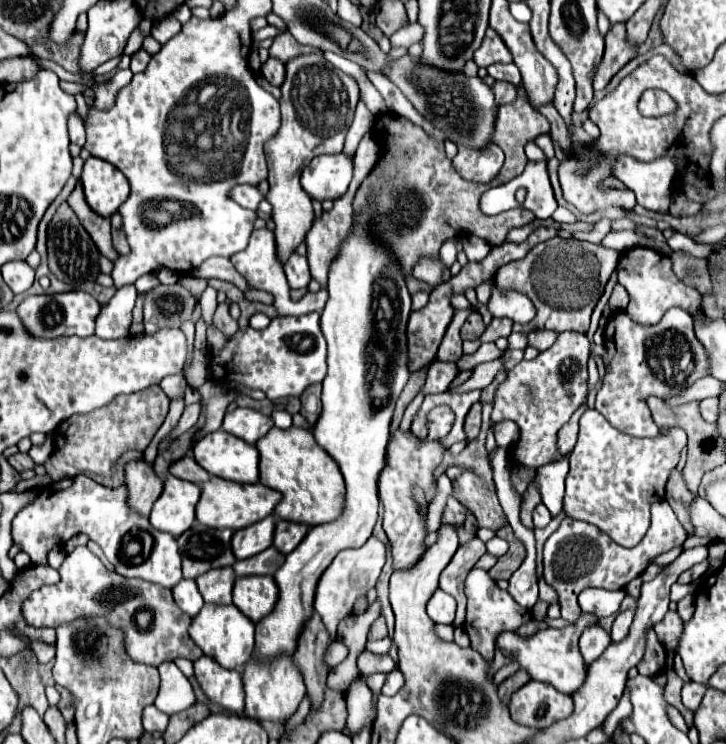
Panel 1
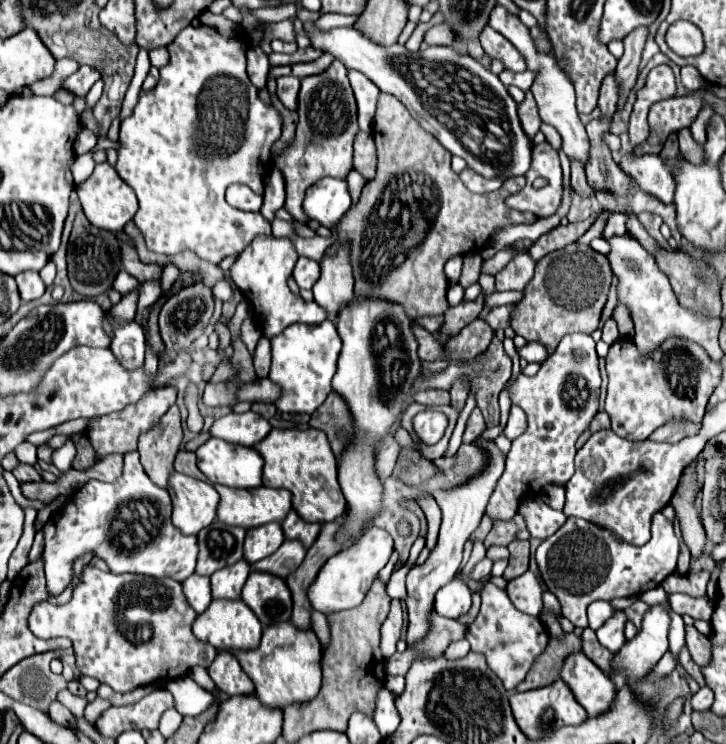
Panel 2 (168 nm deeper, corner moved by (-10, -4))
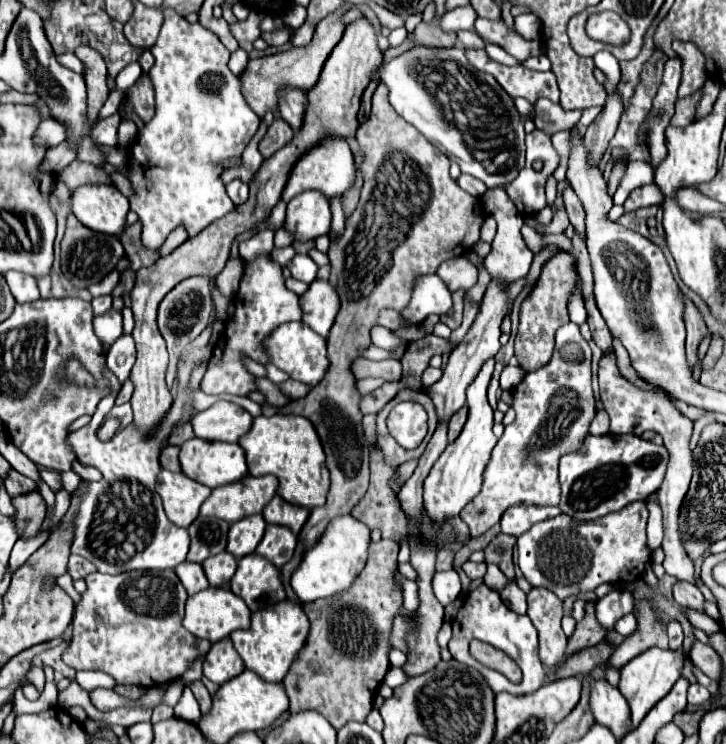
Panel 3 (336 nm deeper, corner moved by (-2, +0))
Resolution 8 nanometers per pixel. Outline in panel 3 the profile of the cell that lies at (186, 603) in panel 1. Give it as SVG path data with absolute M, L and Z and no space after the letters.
M184 560L182 564L176 566L176 574L180 578L180 582L184 584L184 588L188 590L188 594L196 594L200 590L206 590L208 588L208 580L204 576L204 570L202 570L202 564L198 562L188 562Z

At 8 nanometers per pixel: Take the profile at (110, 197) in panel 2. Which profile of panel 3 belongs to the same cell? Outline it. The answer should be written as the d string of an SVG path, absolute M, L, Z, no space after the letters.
M86 184L72 192L72 212L84 226L102 234L120 236L128 210L128 198L110 184Z

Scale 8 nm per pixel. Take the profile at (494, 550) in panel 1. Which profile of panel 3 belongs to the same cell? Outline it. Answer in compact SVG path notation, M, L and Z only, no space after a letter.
M488 564L488 572L484 576L484 584L488 584L490 588L494 588L496 592L500 592L504 586L510 584L510 580L500 572L500 568L496 564Z

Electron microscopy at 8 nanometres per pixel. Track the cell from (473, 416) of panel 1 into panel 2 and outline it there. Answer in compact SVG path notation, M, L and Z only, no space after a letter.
M474 408L470 418L468 418L468 424L466 424L466 432L464 432L464 444L468 442L474 442L482 432L486 430L486 422L484 422L484 416L480 412L480 408Z

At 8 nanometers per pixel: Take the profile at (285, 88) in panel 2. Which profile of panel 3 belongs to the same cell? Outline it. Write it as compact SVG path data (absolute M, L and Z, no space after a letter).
M288 88L288 92L280 92L280 116L290 124L294 132L300 130L306 110L306 94L296 88Z

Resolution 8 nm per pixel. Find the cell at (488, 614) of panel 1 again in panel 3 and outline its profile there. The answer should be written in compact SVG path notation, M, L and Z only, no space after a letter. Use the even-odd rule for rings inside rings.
M480 584L472 594L468 594L468 596L464 598L464 604L462 604L460 612L458 612L456 618L452 620L452 640L450 640L450 644L448 644L448 650L450 650L450 654L452 654L458 662L462 662L462 664L466 664L466 666L470 666L470 668L476 668L476 670L484 676L486 684L488 684L496 694L498 694L498 692L512 692L514 696L532 694L532 692L536 692L536 690L544 684L544 680L546 680L546 670L542 668L540 658L536 656L536 652L538 652L538 634L536 634L534 624L530 622L528 616L520 616L520 614L508 610L506 604L500 600L500 594L498 594L496 590L492 590L492 588L488 588L486 584ZM472 640L486 642L486 644L502 650L504 654L508 654L508 656L520 666L520 670L522 670L522 674L524 674L522 682L520 682L520 684L510 684L510 680L508 680L504 674L500 674L500 672L496 672L496 670L482 668L482 664L478 664L478 662L470 656L470 652L468 652L468 644L470 644Z

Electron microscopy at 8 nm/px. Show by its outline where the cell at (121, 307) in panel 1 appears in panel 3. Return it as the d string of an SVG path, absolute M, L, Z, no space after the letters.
M120 336L120 340L116 340L116 344L112 344L112 348L108 350L106 366L120 380L120 384L128 380L130 370L134 366L134 358L136 358L136 348L132 336Z

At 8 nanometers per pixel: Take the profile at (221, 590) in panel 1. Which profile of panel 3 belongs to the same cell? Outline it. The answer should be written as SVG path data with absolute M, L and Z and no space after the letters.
M220 552L216 556L208 556L202 562L210 586L222 586L222 588L228 588L230 578L236 572L236 564L238 564L238 560L230 552Z

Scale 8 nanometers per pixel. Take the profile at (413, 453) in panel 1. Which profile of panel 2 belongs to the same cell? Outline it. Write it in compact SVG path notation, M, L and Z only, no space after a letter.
M420 412L414 418L414 430L422 442L434 444L444 436L448 416L444 412Z

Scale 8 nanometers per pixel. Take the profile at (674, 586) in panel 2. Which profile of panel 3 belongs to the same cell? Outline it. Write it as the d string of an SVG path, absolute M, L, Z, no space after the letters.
M676 582L676 586L674 586L674 600L682 608L692 608L692 610L704 612L704 596L698 590L698 586L694 586L694 584Z

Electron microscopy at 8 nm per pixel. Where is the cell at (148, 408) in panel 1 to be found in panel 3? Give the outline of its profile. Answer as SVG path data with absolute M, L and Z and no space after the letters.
M110 418L110 420L106 420L106 422L104 422L104 426L100 428L98 438L106 442L106 440L110 440L110 438L116 434L116 430L118 430L118 420L116 420L116 418Z

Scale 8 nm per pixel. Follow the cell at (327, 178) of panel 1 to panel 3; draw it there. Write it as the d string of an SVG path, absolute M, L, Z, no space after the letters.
M302 192L288 202L284 228L296 242L316 240L330 232L330 202L320 192Z

